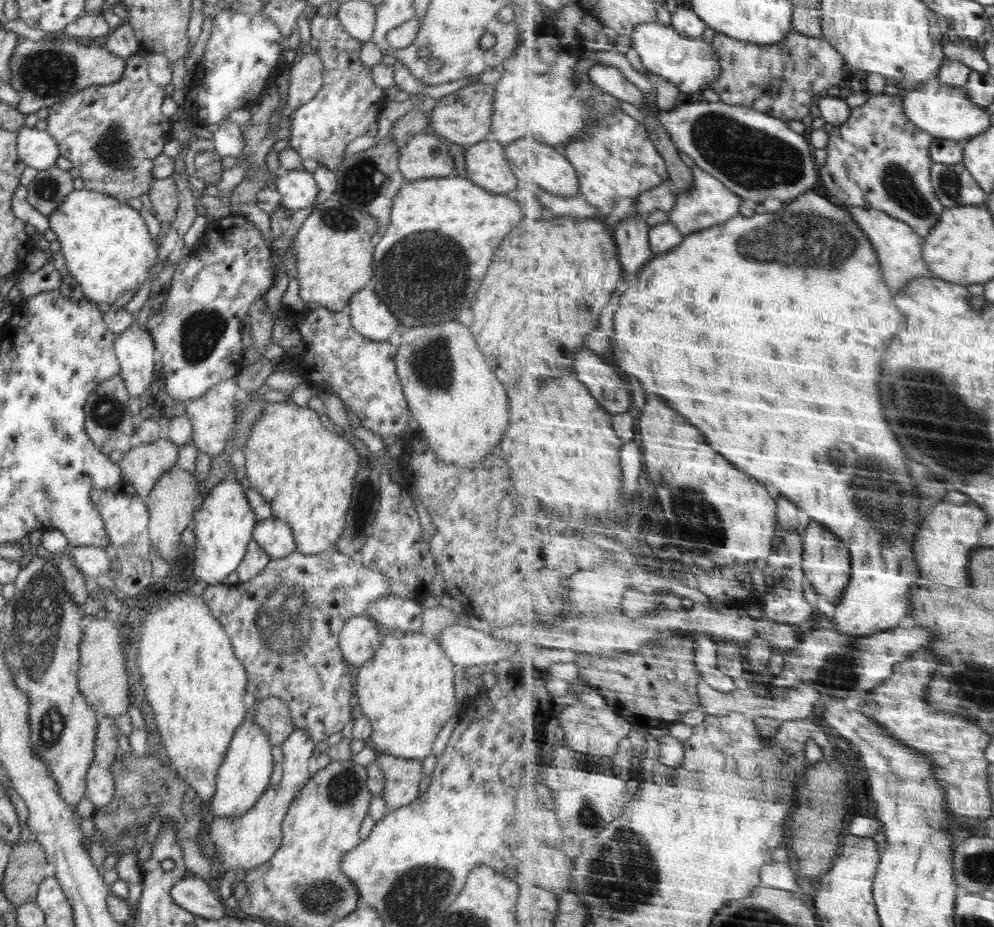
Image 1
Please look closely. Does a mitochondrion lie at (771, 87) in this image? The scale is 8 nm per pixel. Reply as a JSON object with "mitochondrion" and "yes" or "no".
{"mitochondrion":"yes"}

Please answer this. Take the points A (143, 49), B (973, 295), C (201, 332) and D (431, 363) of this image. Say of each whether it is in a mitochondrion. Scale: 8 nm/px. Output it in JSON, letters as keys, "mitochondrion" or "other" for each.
{"A":"other","B":"other","C":"mitochondrion","D":"mitochondrion"}

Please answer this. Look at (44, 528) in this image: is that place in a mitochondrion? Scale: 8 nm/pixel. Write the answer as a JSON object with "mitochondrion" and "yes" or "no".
{"mitochondrion":"no"}

